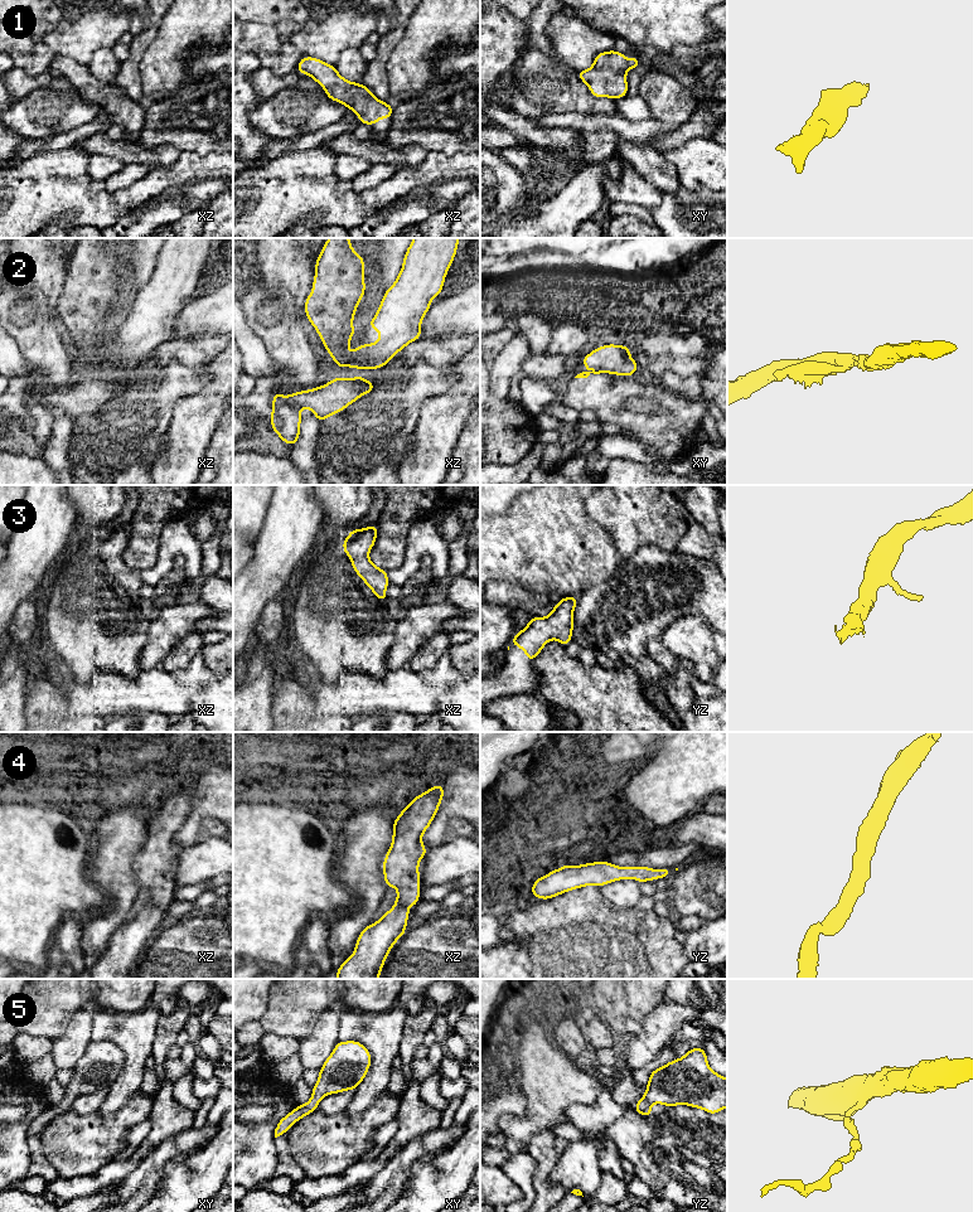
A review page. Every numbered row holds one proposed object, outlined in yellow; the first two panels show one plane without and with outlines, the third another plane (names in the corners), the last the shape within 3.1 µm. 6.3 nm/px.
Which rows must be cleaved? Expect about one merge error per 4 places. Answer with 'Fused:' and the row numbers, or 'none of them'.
Fused: 2

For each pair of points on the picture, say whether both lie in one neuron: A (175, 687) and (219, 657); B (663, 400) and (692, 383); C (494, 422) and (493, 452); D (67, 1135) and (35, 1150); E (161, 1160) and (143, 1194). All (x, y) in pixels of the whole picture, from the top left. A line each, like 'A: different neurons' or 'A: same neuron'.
A: different neurons
B: different neurons
C: same neuron
D: different neurons
E: different neurons

